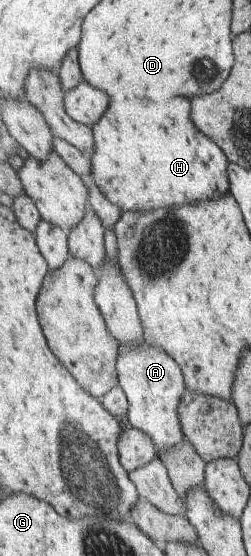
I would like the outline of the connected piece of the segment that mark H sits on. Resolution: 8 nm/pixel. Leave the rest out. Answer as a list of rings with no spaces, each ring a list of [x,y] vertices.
[[[109,95],[109,107],[94,128],[93,153],[90,156],[90,179],[123,213],[175,209],[183,204],[198,204],[214,200],[230,192],[230,159],[223,148],[205,135],[192,118],[193,103],[189,97],[171,97],[167,101],[153,101],[149,97],[127,97],[123,101]]]

